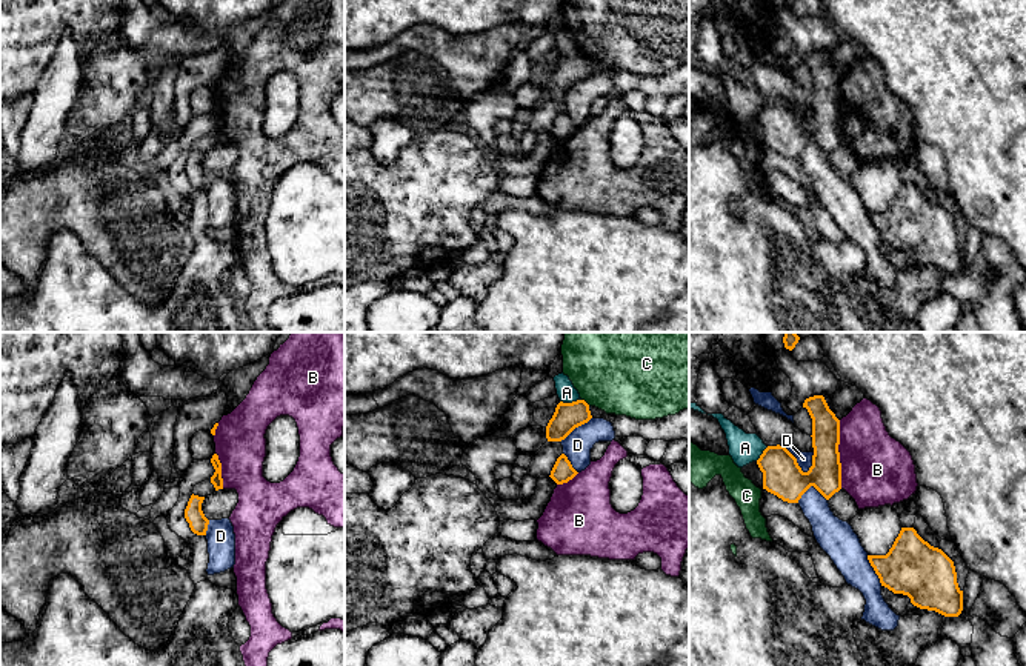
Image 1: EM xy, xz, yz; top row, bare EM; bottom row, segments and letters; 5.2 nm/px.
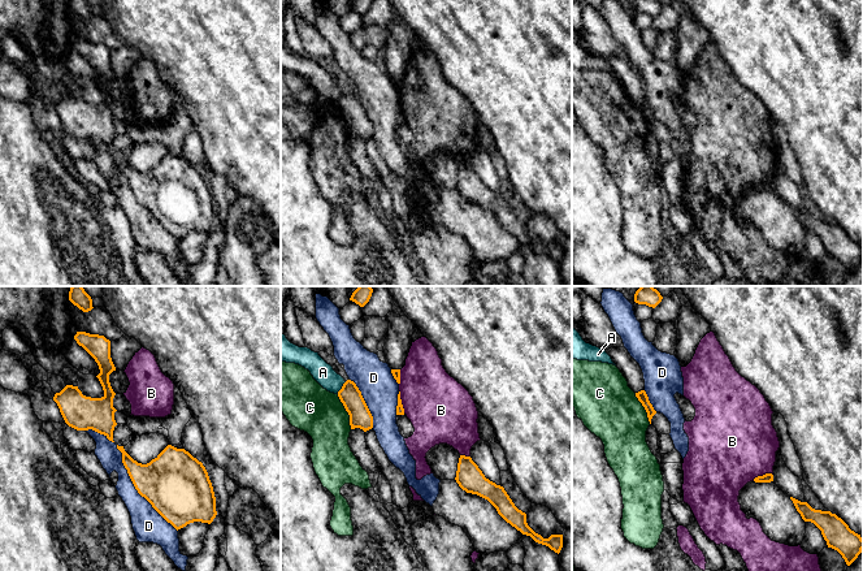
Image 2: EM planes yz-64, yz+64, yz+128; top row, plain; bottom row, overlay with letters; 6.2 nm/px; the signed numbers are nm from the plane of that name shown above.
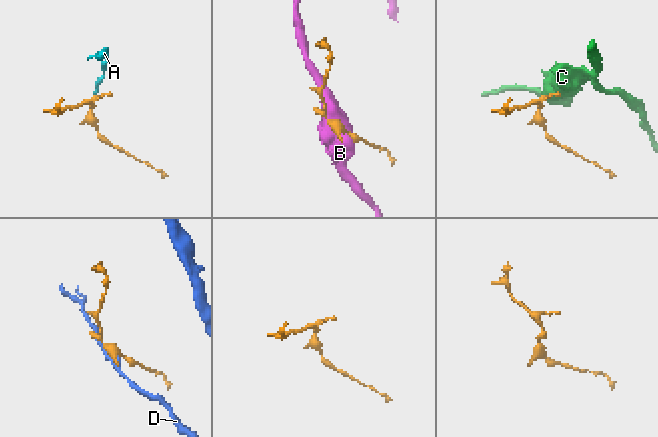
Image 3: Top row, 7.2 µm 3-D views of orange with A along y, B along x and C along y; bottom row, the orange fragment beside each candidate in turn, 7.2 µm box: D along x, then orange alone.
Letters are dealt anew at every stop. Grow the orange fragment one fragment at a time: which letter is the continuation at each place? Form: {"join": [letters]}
{"join": []}

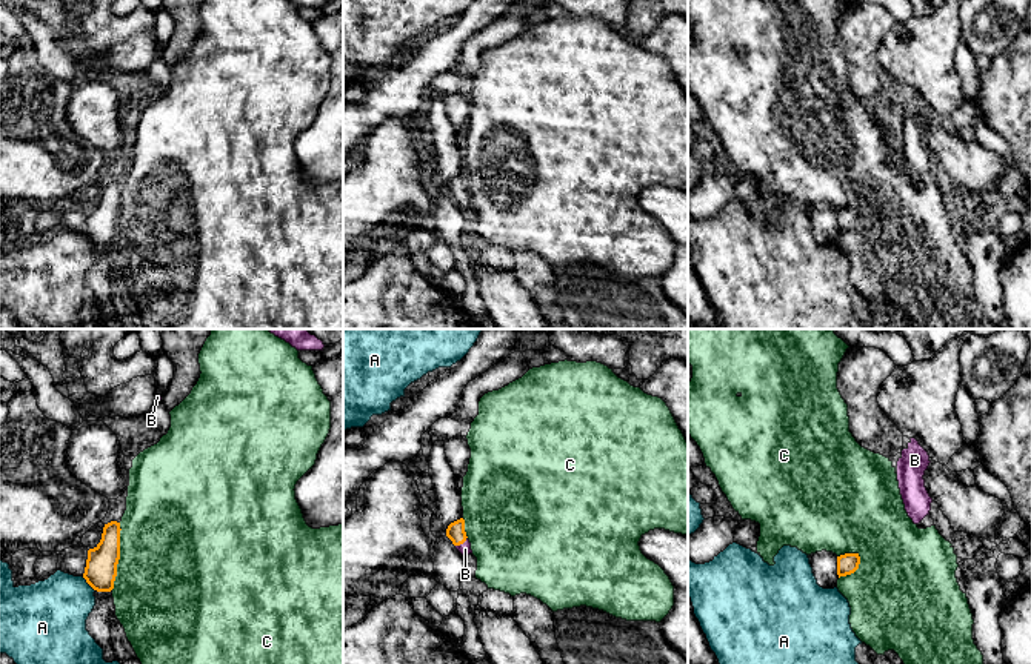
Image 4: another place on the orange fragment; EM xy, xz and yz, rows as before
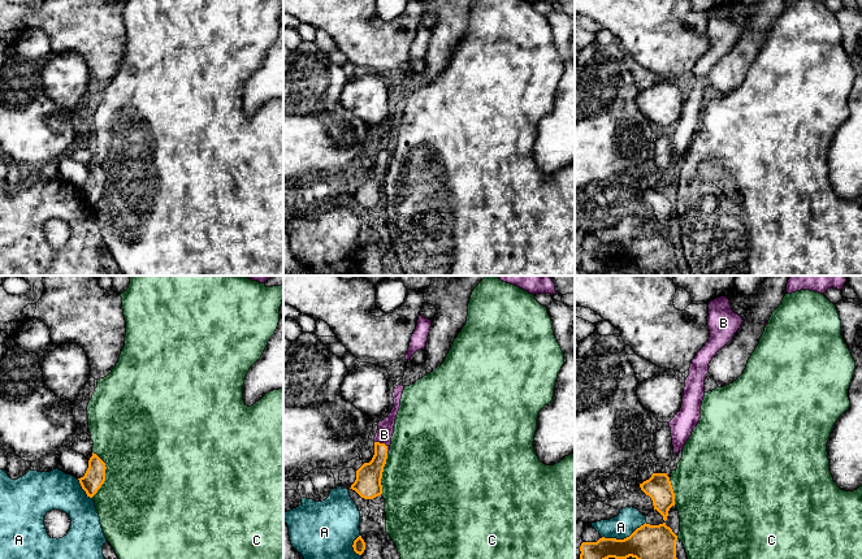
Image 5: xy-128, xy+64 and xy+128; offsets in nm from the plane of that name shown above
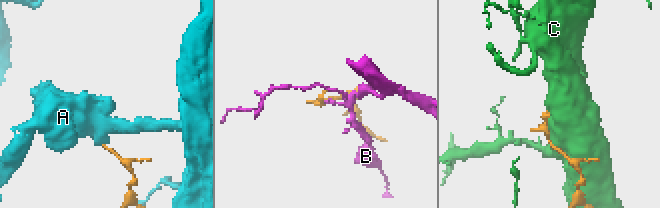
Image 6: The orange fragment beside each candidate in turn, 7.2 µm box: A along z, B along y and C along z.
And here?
{"join": ["B"]}

